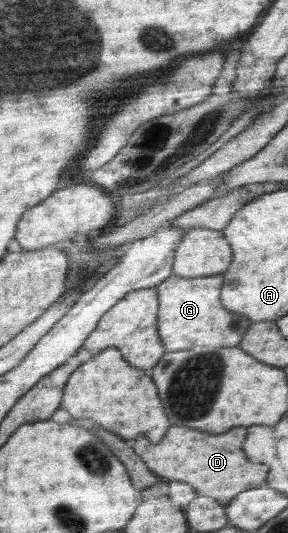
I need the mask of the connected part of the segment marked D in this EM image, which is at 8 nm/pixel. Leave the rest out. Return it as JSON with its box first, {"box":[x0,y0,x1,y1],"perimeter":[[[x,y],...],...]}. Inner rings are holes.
{"box":[140,426,269,507],"perimeter":[[[173,426],[167,430],[167,434],[159,444],[151,444],[140,457],[147,467],[151,468],[151,472],[160,478],[189,483],[199,492],[198,495],[211,496],[221,503],[221,506],[226,507],[241,490],[247,490],[249,486],[261,486],[269,472],[269,466],[265,464],[247,462],[241,450],[245,434],[247,434],[245,426],[233,428],[217,436],[205,434],[201,430],[187,430],[183,426]]]}

